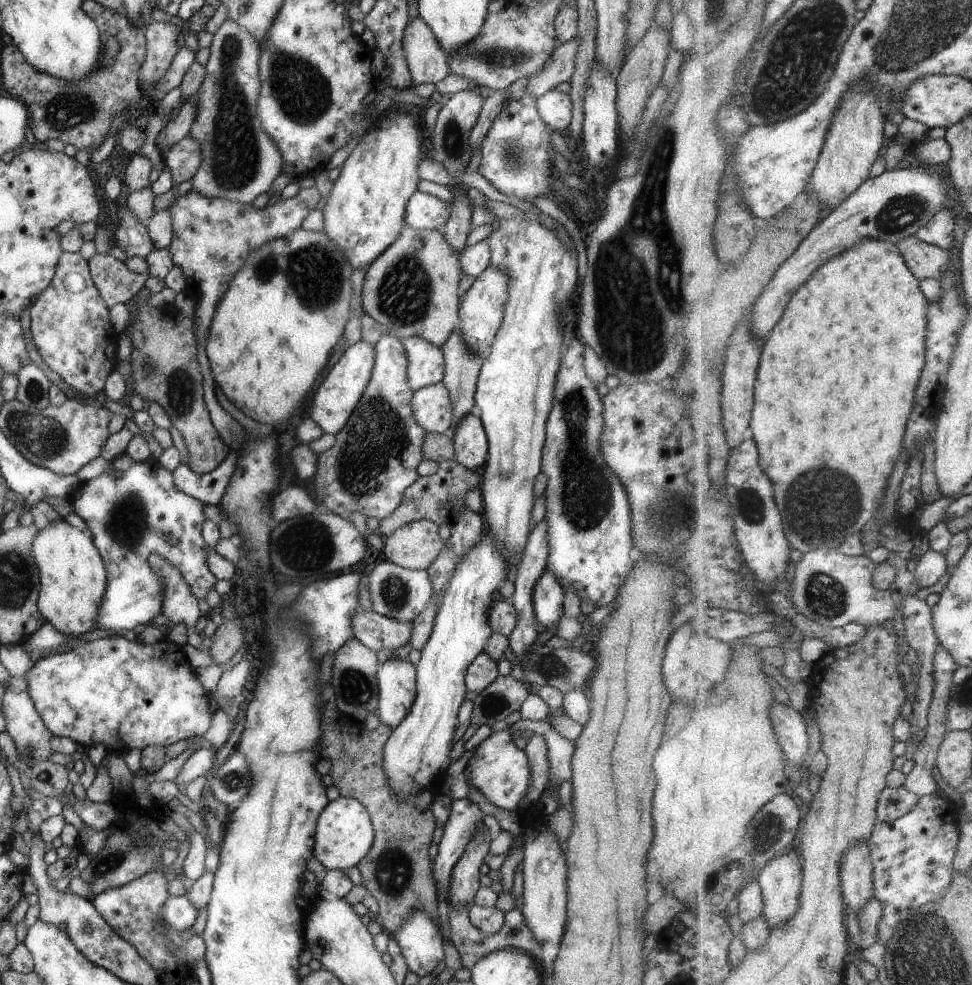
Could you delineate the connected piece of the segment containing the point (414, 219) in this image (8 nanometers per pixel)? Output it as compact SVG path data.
M416 190L407 199L403 225L417 230L438 229L443 232L444 224L449 215L448 203L428 193Z

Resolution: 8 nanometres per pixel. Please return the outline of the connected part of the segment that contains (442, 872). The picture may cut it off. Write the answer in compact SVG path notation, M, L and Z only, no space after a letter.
M452 799L450 813L442 826L443 832L438 843L437 855L432 865L432 877L439 884L446 901L446 890L453 865L460 859L466 844L482 822L484 814L469 799Z

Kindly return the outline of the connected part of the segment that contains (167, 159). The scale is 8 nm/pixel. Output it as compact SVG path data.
M183 137L177 144L161 155L175 182L183 182L195 174L201 160L198 142L191 137Z

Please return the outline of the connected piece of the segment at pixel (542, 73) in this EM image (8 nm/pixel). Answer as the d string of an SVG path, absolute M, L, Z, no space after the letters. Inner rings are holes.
M573 38L555 47L552 55L546 60L546 66L534 74L526 84L526 91L535 98L545 91L554 89L560 82L568 82L574 71L574 56L580 38Z

